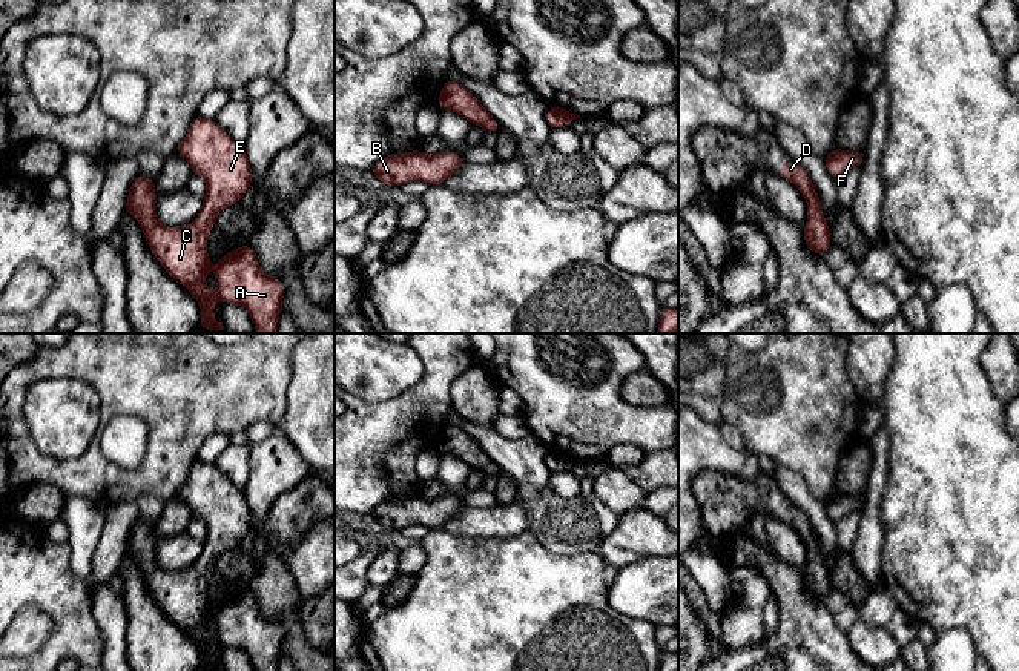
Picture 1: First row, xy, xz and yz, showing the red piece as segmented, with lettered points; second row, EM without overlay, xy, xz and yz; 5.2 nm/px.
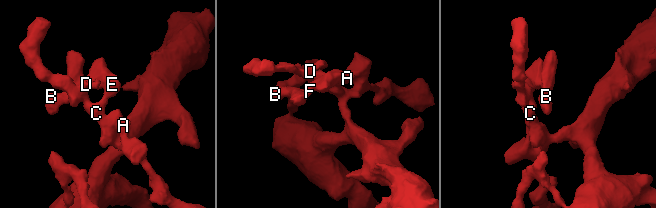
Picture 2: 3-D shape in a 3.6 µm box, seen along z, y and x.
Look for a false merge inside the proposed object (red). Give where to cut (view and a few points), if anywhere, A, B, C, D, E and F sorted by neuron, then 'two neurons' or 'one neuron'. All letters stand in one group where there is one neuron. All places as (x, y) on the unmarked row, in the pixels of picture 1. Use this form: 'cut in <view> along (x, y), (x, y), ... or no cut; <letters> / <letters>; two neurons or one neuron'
no cut; A B C D E F; one neuron

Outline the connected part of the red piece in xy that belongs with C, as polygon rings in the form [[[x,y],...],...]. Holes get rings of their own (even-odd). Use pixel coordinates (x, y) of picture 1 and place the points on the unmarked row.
[[[195,459],[183,487],[175,493],[175,497],[184,501],[192,510],[192,519],[203,521],[207,528],[207,537],[203,540],[203,551],[198,557],[198,562],[180,571],[163,570],[155,559],[155,524],[150,524],[140,517],[130,528],[124,557],[129,557],[138,564],[140,571],[144,577],[144,583],[147,585],[157,605],[173,623],[184,630],[198,643],[198,648],[201,651],[201,671],[224,671],[212,660],[216,645],[242,650],[250,657],[255,671],[276,671],[282,653],[284,626],[278,622],[267,620],[262,616],[253,593],[249,588],[233,593],[226,597],[215,611],[210,608],[210,603],[207,600],[207,580],[213,568],[216,567],[216,559],[227,550],[239,548],[244,536],[252,531],[252,511],[247,504],[246,494],[242,493],[242,490],[238,490],[215,464],[207,464]],[[212,611],[215,613],[216,619],[216,639],[212,639],[209,631],[204,628],[204,622]]]

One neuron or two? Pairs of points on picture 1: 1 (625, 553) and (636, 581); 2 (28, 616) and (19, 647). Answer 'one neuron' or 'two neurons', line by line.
1: two neurons
2: one neuron

